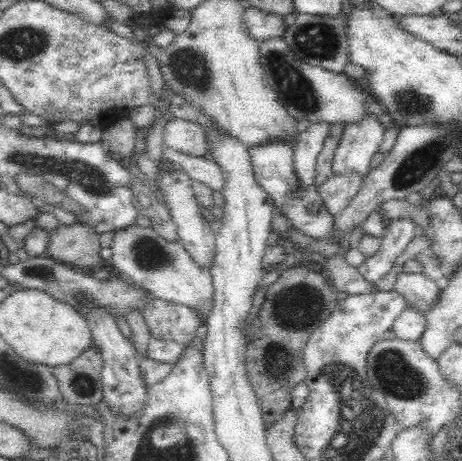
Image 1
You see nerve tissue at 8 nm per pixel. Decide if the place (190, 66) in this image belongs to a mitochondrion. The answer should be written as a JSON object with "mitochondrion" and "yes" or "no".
{"mitochondrion":"yes"}

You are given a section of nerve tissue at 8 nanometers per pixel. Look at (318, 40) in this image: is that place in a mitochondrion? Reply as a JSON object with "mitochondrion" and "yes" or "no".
{"mitochondrion":"yes"}

